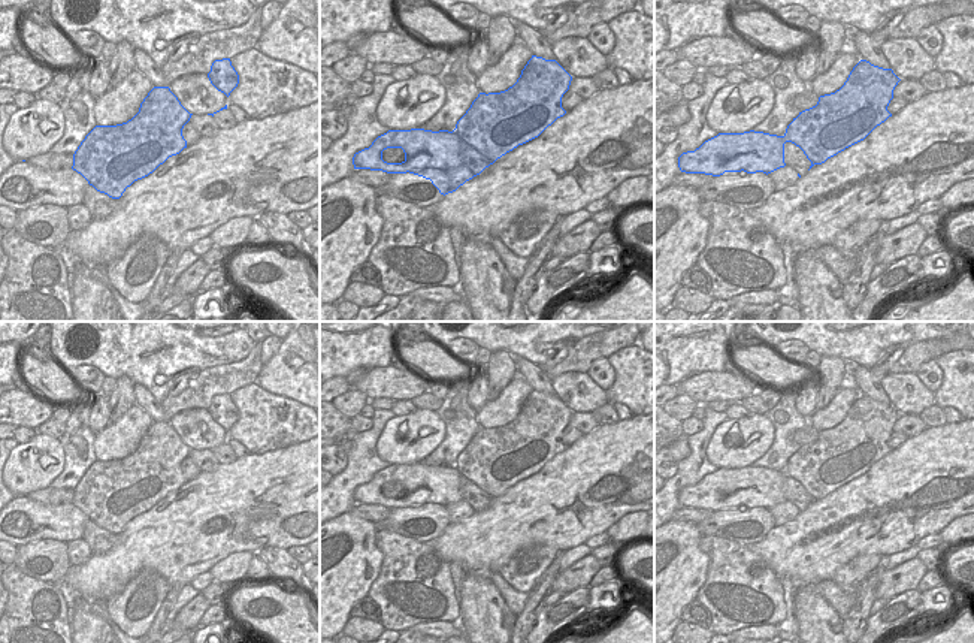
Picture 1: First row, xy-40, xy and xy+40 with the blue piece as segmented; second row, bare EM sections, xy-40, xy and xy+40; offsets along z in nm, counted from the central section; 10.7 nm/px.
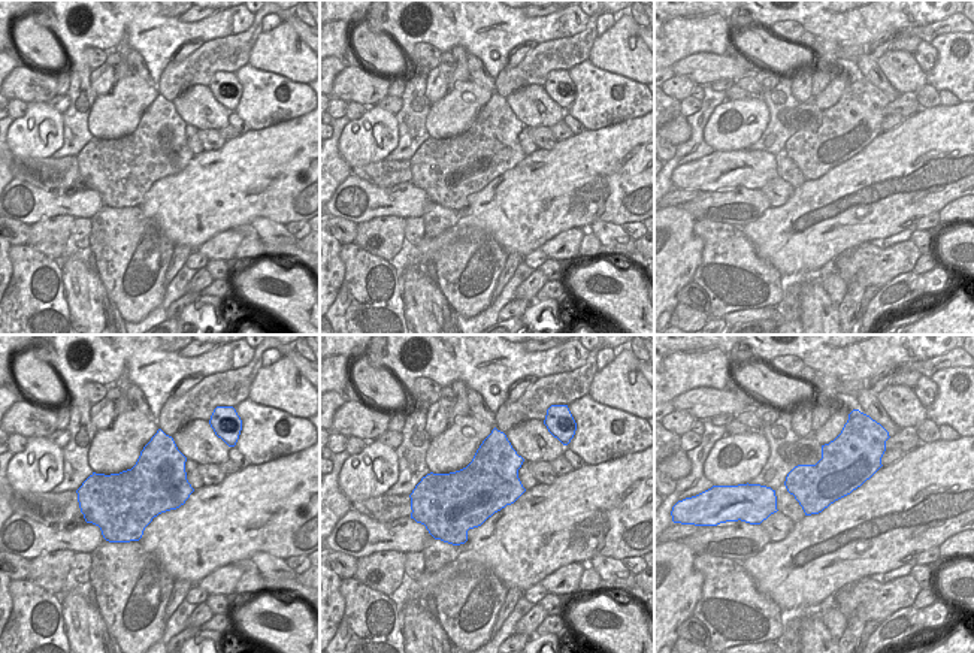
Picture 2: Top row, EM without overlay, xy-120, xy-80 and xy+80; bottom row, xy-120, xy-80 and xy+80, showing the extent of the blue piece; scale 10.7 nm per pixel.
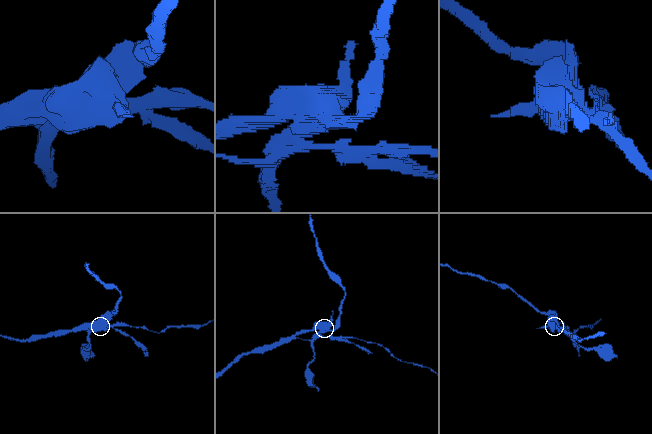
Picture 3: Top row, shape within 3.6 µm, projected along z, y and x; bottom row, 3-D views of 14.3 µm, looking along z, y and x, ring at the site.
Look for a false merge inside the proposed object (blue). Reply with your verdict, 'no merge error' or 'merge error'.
merge error

